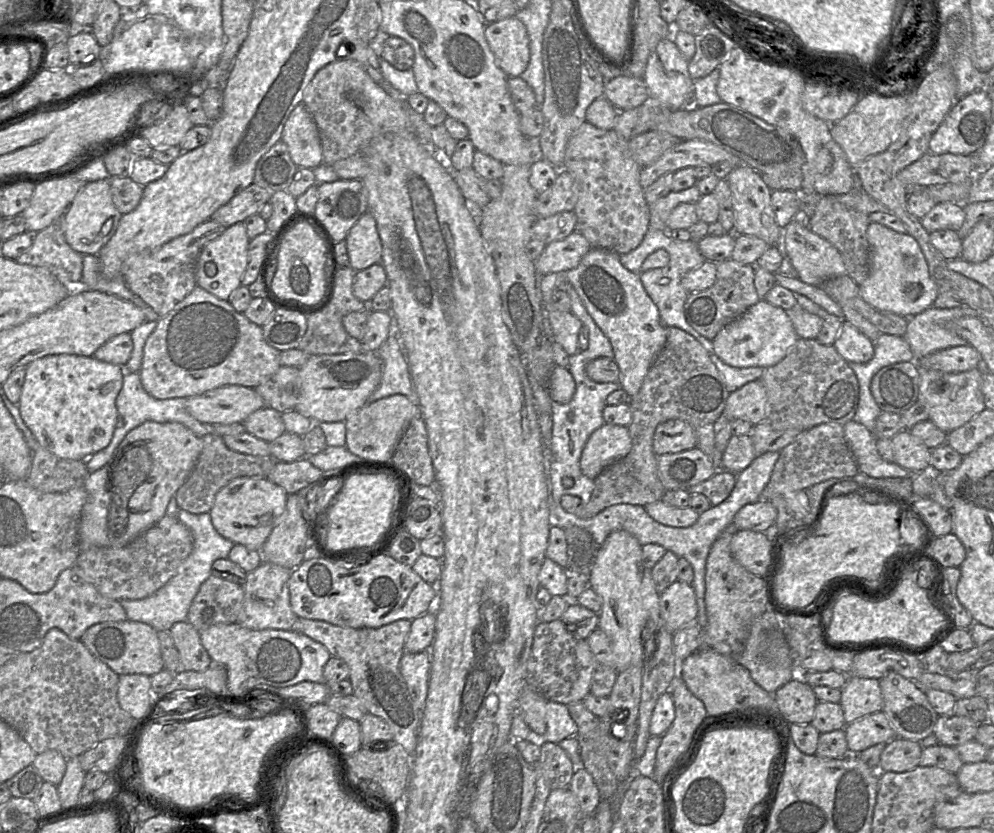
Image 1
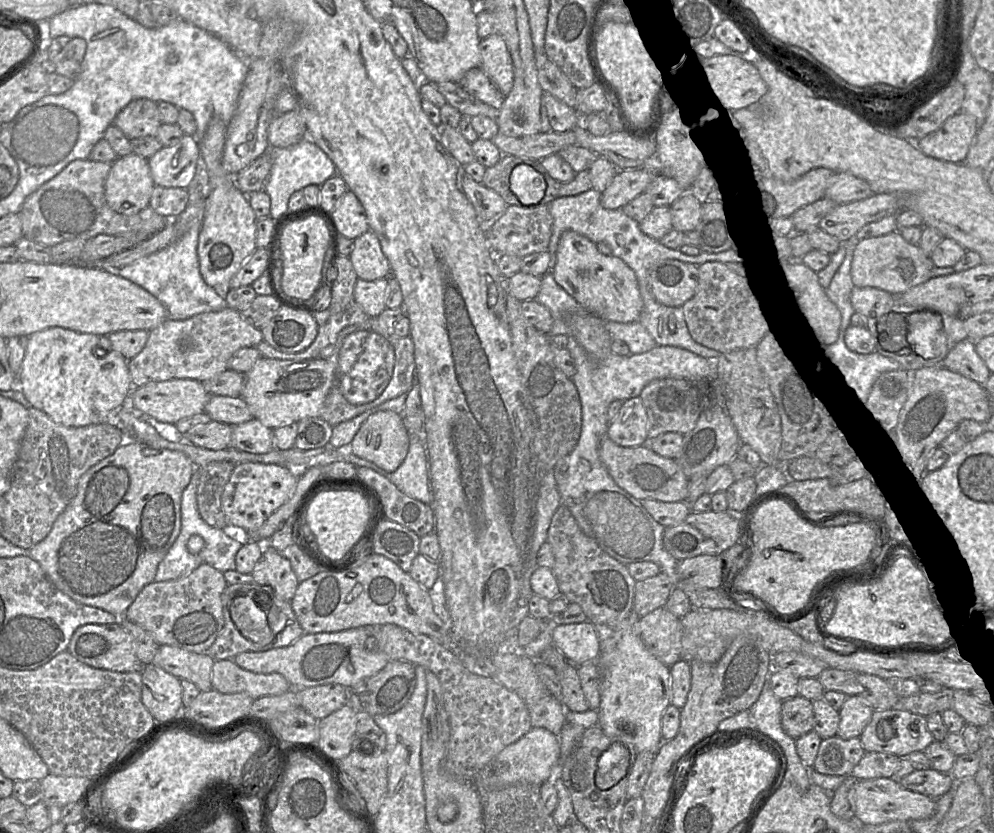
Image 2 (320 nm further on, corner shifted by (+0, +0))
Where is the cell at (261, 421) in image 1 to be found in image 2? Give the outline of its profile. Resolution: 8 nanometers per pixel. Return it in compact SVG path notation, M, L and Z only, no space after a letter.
M211 395L204 412L211 420L237 425L253 418L246 402L239 397Z

